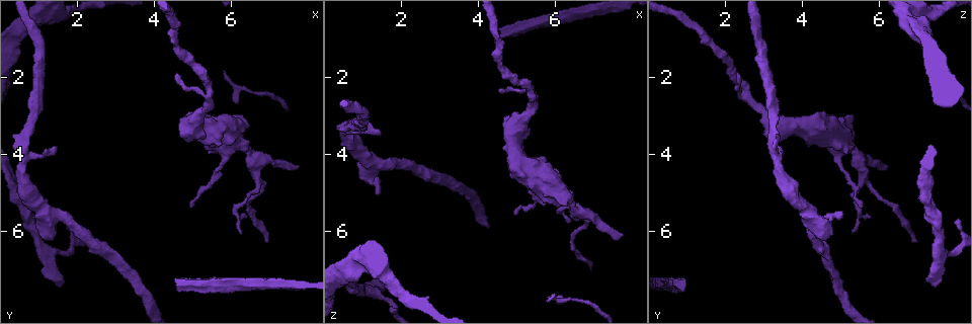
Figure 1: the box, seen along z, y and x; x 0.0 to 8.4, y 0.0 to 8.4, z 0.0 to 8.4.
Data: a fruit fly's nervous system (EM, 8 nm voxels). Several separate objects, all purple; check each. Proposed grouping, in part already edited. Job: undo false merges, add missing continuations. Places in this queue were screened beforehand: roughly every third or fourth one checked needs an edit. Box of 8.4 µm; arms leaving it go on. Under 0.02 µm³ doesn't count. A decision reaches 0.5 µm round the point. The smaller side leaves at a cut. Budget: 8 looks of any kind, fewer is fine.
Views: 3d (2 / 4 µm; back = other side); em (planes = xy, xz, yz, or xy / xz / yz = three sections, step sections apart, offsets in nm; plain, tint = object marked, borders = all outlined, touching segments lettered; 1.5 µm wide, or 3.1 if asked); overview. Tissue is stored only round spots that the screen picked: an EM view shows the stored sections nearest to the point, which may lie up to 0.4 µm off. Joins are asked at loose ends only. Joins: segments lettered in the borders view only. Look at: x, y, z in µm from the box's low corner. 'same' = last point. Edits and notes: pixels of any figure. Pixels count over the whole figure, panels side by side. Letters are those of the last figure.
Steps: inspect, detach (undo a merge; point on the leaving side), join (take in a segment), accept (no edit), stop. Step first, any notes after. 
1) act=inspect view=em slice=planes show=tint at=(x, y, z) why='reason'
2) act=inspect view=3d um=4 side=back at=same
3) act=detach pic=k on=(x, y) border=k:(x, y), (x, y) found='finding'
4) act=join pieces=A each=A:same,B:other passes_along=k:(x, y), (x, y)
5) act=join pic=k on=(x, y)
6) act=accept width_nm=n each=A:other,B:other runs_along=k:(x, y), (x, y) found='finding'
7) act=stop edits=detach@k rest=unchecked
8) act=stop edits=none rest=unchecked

act=inspect view=em slice=xz step=8 show=tint at=(4.60, 7.45, 1.00) why='free end'

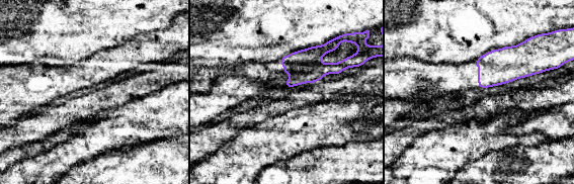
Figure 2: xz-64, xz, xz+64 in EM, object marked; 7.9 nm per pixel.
act=inspect view=em slice=xz step=8 show=borders at=same

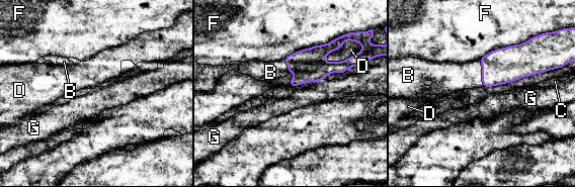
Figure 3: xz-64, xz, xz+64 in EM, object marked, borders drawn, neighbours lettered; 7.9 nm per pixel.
act=join pieces=B width_nm=130 each=B:same,C:other,D:other,F:other,G:other found='it goes on there'

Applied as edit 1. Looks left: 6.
act=inspect view=overview why='redraw'

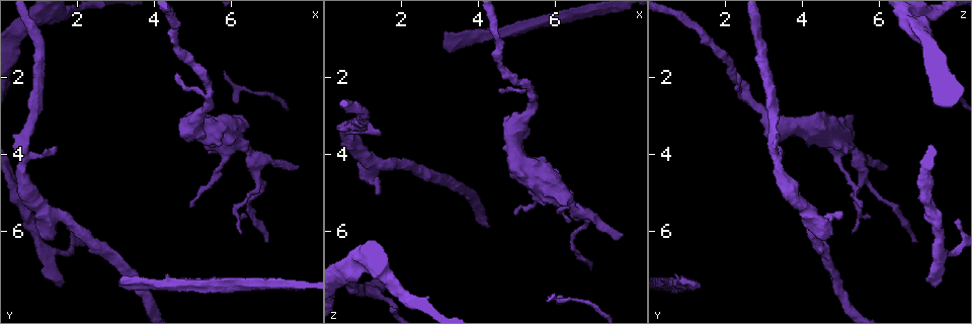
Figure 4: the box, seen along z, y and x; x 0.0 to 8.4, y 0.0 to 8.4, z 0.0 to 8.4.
act=inspect view=3d um=2 at=(1.40, 6.15, 4.55) why='stops while still wide'

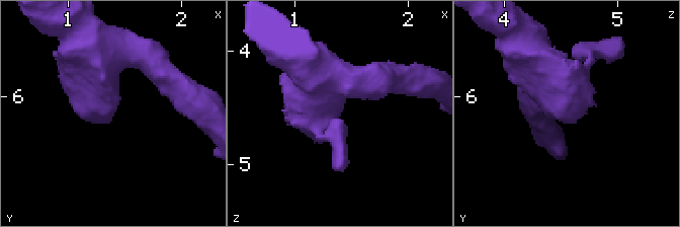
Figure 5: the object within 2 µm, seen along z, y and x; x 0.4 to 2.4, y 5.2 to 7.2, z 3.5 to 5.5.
act=inspect view=em slice=xy step=8 show=tint at=(1.36, 6.16, 4.56) why='need the tissue'

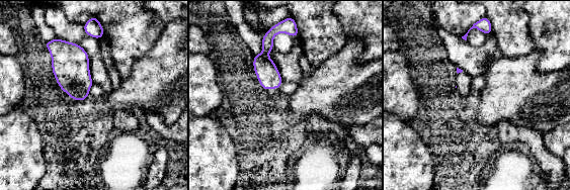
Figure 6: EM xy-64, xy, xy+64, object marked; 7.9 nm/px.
act=inspect view=em slice=planes show=borders at=same

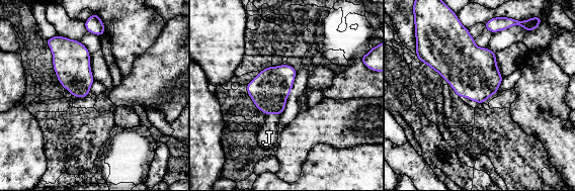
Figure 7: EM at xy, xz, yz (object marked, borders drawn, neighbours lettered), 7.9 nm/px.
act=join pieces=J each=J:same passes_along=7:(269, 89), (272, 113), (267, 138) found='the neuron continues'

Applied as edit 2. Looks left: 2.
act=stop edits=join@3,join@7 rest=unchecked

